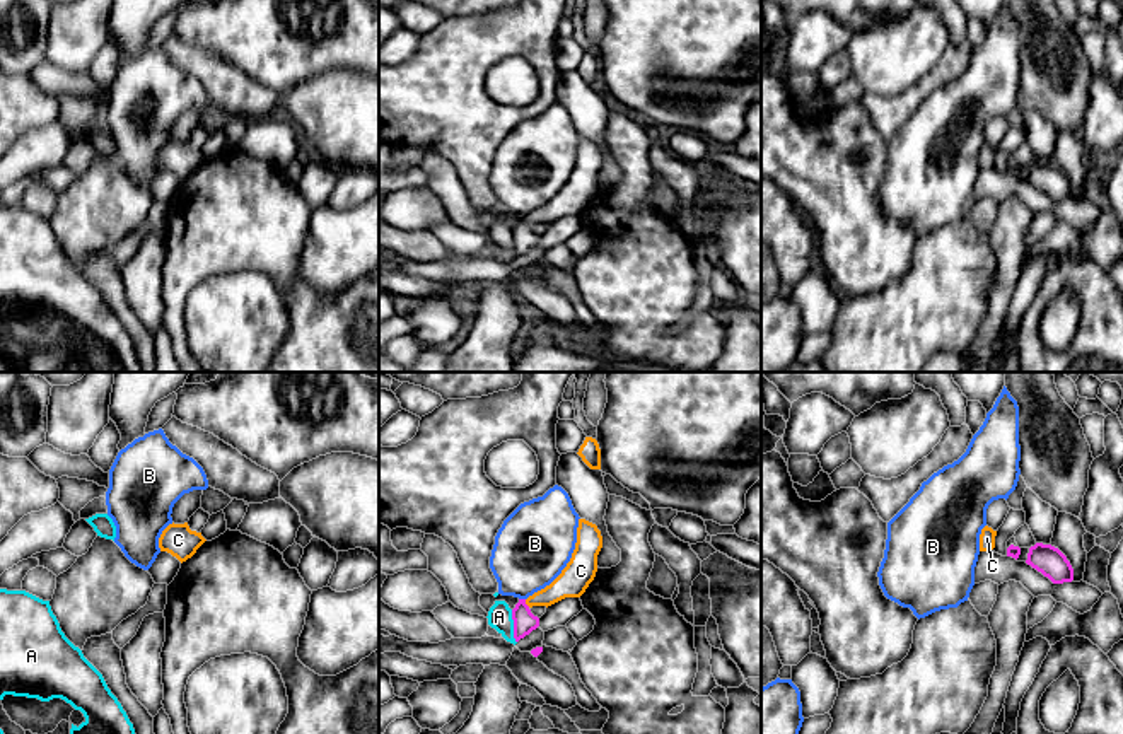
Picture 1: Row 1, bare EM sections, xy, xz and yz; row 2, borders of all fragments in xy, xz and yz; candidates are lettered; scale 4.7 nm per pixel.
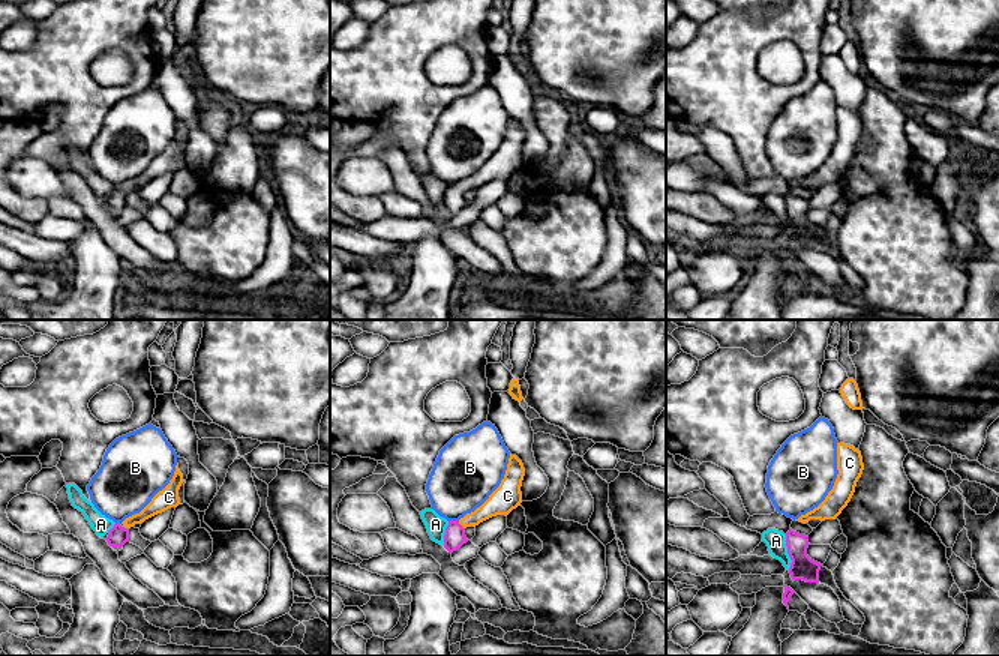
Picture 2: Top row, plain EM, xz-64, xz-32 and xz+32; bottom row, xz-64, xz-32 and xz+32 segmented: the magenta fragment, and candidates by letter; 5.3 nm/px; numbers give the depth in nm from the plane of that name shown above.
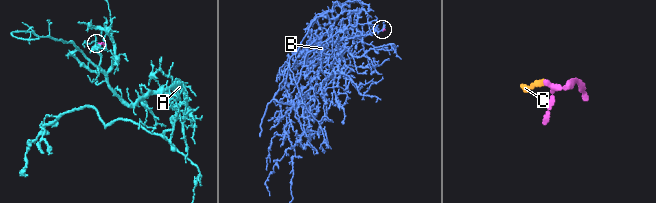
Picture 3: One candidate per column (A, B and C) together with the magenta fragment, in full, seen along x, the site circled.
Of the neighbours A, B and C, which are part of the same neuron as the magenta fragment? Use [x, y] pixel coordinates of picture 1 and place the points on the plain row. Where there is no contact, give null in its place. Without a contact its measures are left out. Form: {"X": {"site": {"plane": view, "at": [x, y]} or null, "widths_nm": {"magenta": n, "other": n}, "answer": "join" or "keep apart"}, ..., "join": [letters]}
{"A": {"site": {"plane": "xz", "at": [514, 244]}, "widths_nm": {"magenta": 110, "other": 110}, "answer": "keep apart"}, "B": {"site": {"plane": "xz", "at": [523, 217]}, "widths_nm": {"magenta": 110, "other": 360}, "answer": "keep apart"}, "C": {"site": {"plane": "xz", "at": [524, 221]}, "widths_nm": {"magenta": 110, "other": 140}, "answer": "join"}, "join": ["C"]}

